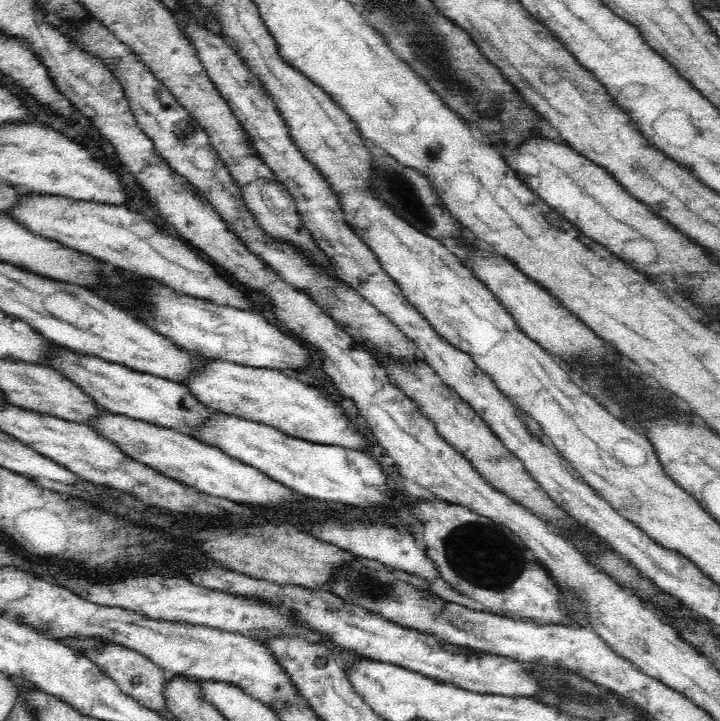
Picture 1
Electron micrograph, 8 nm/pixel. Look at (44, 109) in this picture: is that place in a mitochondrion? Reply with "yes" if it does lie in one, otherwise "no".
no

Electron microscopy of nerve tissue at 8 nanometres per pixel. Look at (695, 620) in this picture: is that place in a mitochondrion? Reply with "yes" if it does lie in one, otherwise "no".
no

